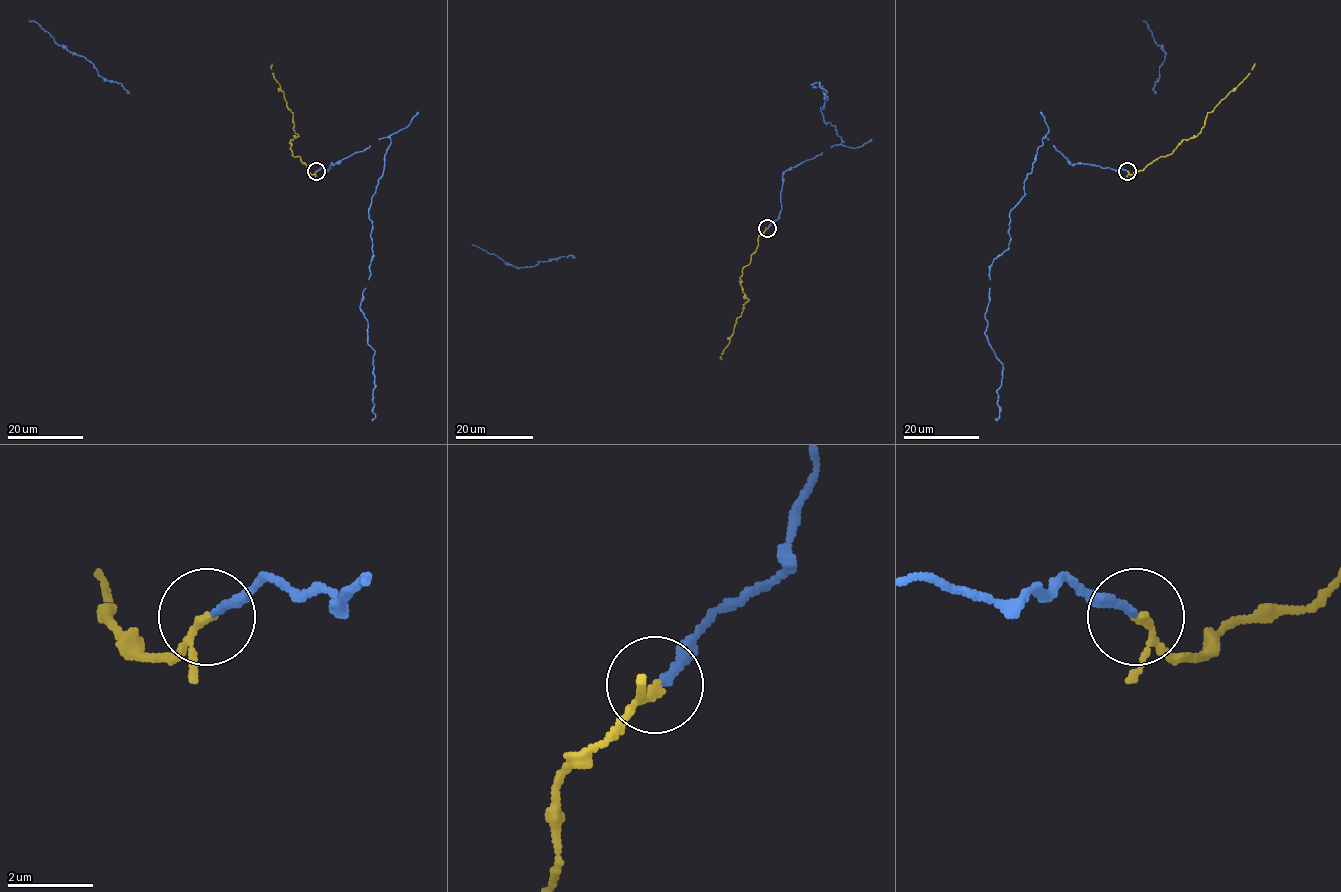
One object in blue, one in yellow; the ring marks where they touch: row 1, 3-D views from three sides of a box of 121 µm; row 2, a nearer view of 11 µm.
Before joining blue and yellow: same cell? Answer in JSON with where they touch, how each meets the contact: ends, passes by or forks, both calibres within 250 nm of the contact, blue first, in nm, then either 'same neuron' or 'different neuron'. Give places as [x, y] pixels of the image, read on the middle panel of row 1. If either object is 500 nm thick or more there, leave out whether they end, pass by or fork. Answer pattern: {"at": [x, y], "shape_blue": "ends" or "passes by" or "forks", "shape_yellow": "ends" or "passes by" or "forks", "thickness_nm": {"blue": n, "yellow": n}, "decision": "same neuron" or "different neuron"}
{"at": [767, 228], "shape_blue": "ends", "shape_yellow": "passes by", "thickness_nm": {"blue": 180, "yellow": 140}, "decision": "same neuron"}

